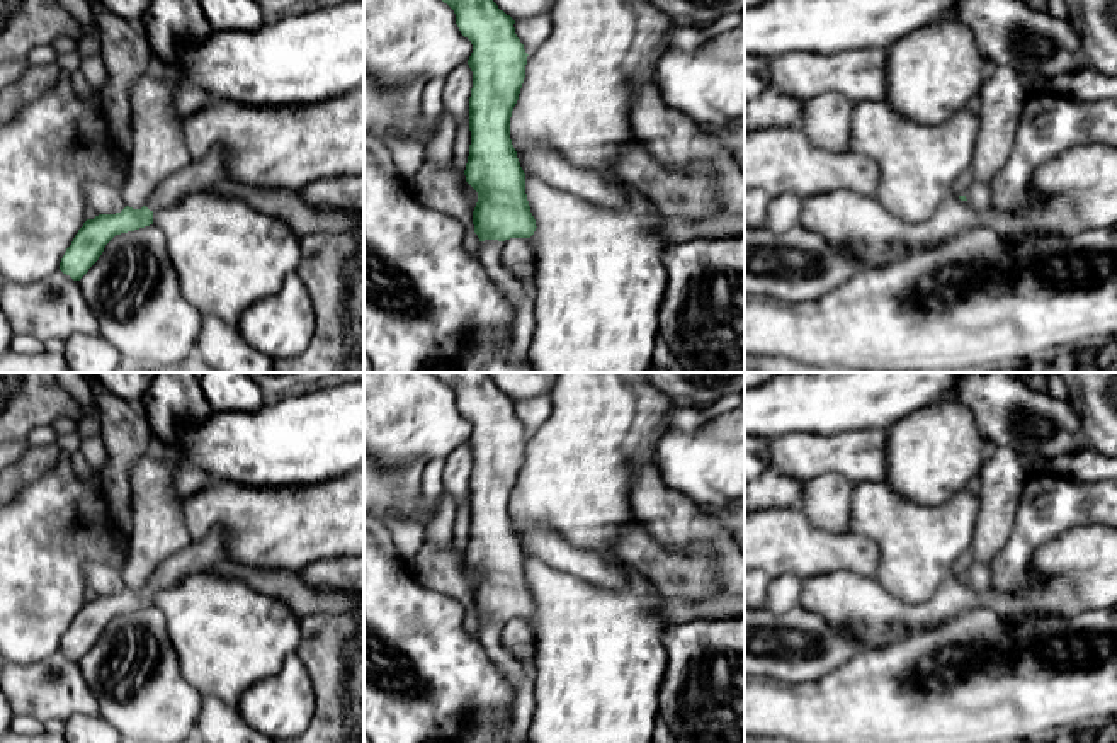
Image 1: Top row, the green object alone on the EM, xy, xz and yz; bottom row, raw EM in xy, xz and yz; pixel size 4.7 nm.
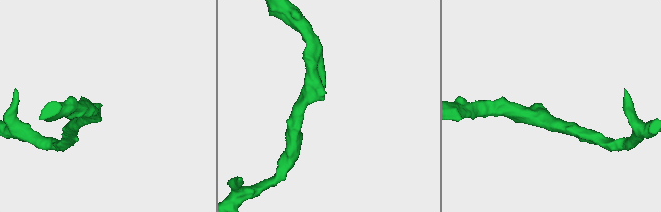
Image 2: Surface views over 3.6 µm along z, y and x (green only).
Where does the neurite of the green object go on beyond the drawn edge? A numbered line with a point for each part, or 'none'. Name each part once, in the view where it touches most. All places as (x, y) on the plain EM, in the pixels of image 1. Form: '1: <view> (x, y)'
1: xy (198, 556)

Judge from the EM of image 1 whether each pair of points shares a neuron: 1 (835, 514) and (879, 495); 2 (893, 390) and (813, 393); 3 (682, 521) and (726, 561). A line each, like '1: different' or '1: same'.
1: different
2: same
3: same

